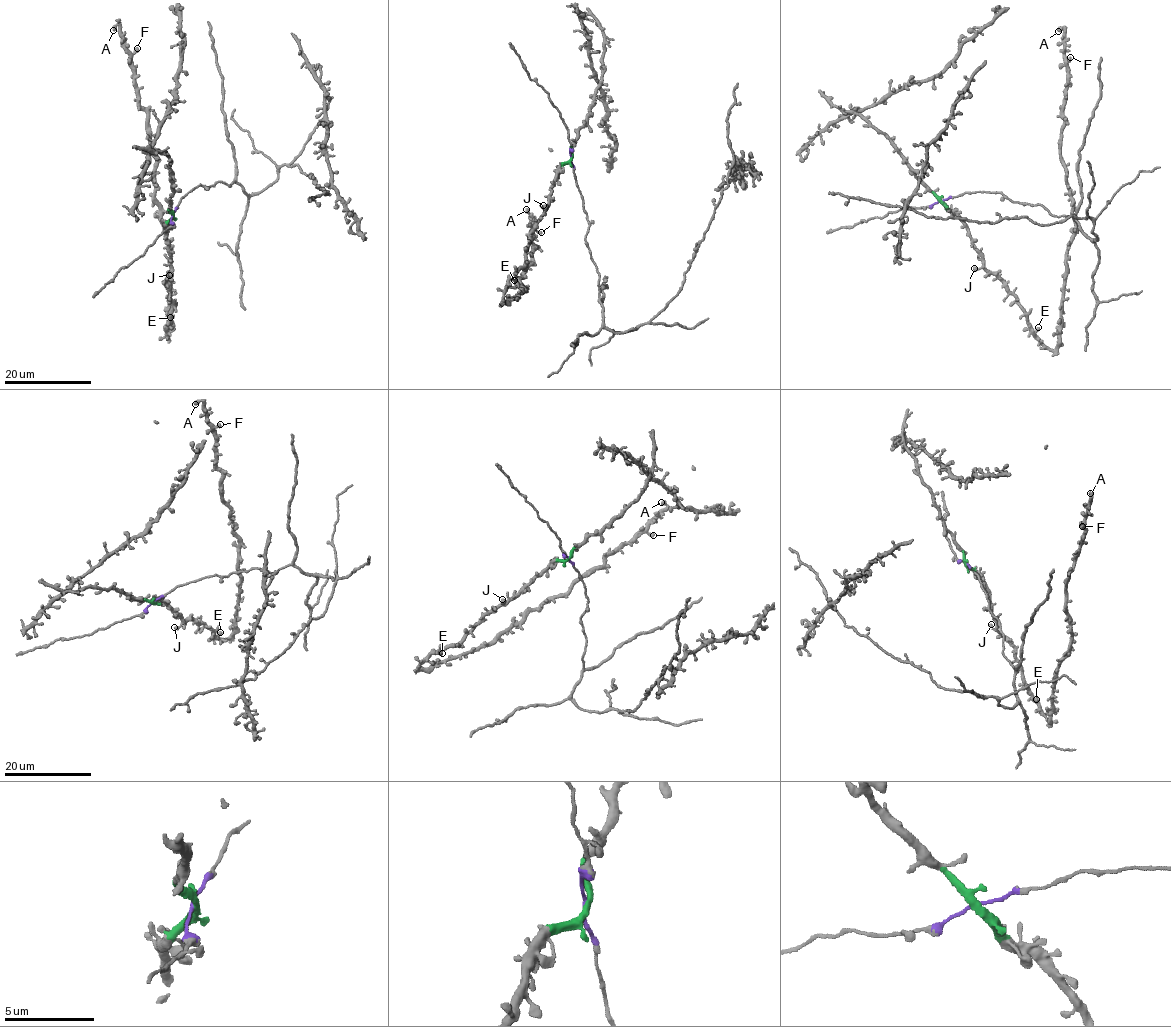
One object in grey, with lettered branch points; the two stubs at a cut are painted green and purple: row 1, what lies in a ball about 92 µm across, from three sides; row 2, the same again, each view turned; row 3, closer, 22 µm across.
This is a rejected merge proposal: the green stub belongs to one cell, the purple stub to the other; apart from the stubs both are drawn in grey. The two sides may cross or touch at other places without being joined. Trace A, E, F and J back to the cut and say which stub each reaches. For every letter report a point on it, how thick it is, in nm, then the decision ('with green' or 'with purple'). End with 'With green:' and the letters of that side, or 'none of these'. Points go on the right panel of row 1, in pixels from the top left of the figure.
A: place (1058, 31); calibre 500 nm; with green
E: place (1038, 327); calibre 380 nm; with green
F: place (1070, 57); calibre 400 nm; with green
J: place (974, 268); calibre 440 nm; with green
With green: A, E, F, J

